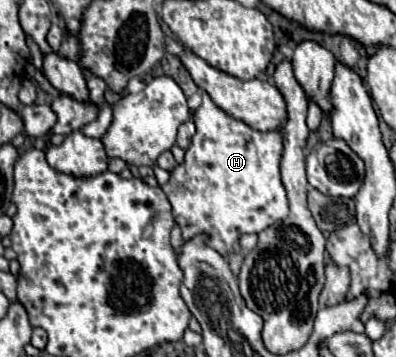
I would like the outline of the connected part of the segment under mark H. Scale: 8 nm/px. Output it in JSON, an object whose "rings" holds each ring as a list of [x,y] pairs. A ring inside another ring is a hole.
{"rings":[[[206,92],[202,98],[202,106],[192,118],[196,134],[186,150],[182,170],[176,166],[162,190],[172,204],[184,240],[198,232],[208,232],[212,238],[208,244],[228,254],[230,250],[240,250],[240,234],[262,232],[288,216],[288,198],[280,182],[282,134],[252,130],[246,122],[218,108]]]}

